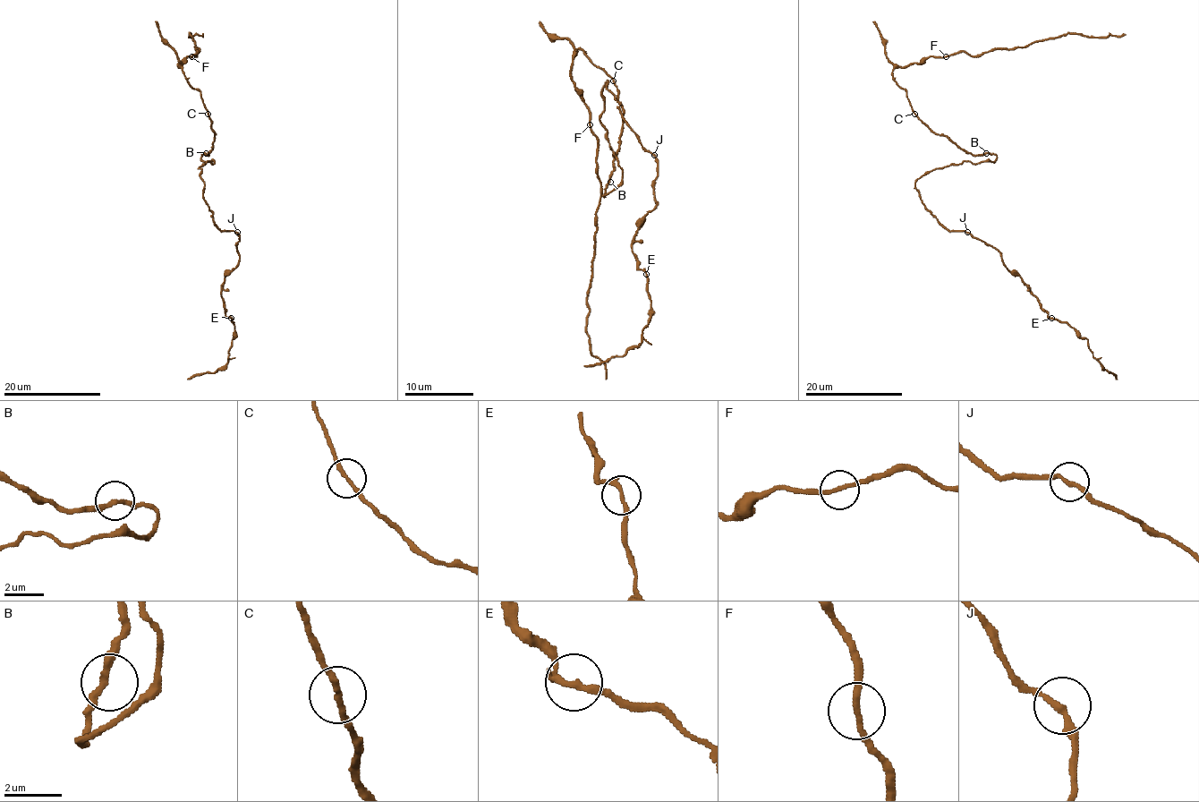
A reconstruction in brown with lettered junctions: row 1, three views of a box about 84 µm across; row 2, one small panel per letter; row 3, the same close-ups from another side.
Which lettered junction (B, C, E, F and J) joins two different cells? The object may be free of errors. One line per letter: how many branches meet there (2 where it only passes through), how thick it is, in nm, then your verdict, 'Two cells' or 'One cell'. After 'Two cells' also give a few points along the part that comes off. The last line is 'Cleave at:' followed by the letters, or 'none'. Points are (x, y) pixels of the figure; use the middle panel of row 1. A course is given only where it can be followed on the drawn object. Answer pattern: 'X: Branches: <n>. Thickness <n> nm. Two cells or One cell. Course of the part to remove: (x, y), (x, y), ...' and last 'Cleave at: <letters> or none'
B: Branches: 2. Thickness 240 nm. One cell
C: Branches: 2. Thickness 200 nm. One cell
E: Branches: 2. Thickness 240 nm. One cell
F: Branches: 2. Thickness 200 nm. One cell
J: Branches: 2. Thickness 220 nm. One cell
Cleave at: none

